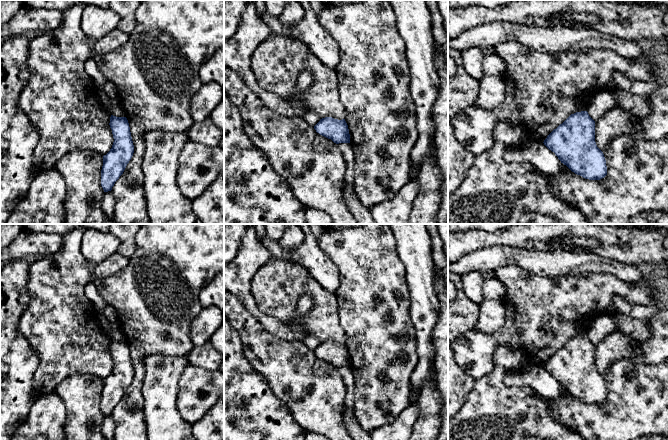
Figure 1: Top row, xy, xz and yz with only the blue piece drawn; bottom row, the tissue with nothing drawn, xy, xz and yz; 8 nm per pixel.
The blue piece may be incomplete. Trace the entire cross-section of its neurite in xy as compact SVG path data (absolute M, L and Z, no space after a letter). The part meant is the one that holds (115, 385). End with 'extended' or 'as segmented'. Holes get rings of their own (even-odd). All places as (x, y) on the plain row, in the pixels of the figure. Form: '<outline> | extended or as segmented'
M111 339L109 349L114 366L110 375L103 380L101 410L104 416L112 414L134 377L134 369L127 342Z | as segmented

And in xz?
M325 341L314 350L320 359L331 363L334 367L350 367L350 358L345 343L338 344L332 341Z | as segmented

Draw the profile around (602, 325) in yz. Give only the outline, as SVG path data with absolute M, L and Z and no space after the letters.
M600 314L589 323L587 336L594 345L597 345L614 330L613 316L610 314Z

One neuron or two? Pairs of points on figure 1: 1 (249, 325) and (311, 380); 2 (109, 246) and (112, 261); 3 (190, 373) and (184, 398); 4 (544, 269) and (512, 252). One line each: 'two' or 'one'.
1: one
2: two
3: one
4: one

